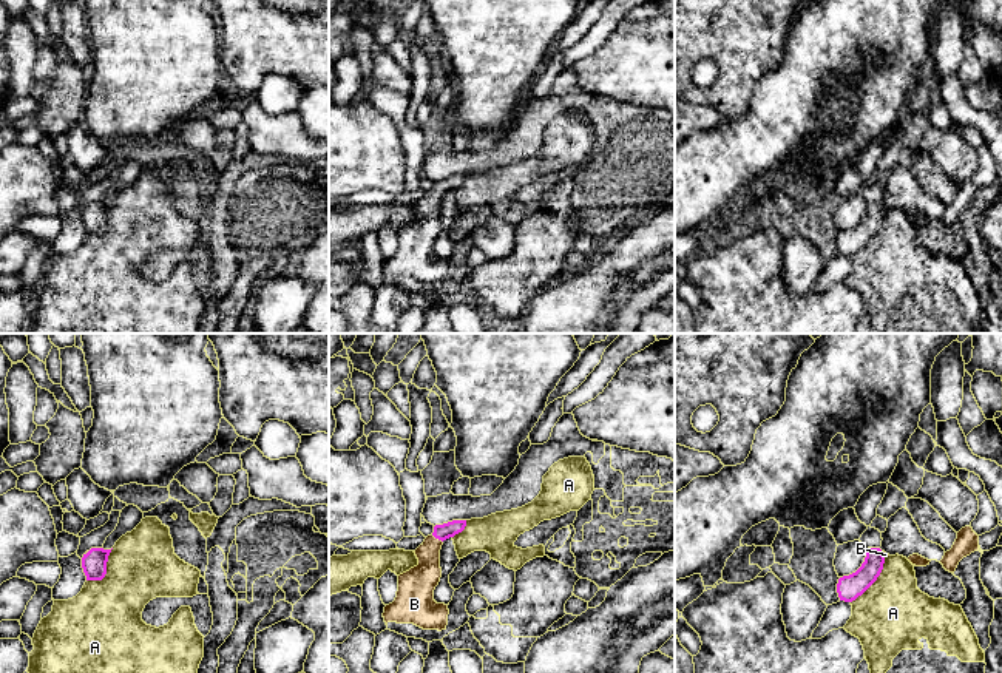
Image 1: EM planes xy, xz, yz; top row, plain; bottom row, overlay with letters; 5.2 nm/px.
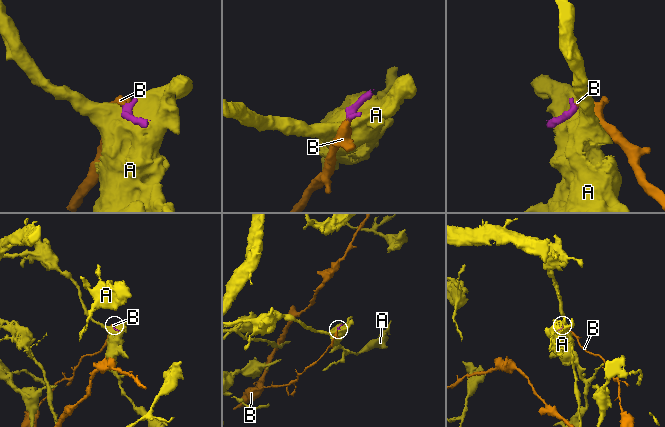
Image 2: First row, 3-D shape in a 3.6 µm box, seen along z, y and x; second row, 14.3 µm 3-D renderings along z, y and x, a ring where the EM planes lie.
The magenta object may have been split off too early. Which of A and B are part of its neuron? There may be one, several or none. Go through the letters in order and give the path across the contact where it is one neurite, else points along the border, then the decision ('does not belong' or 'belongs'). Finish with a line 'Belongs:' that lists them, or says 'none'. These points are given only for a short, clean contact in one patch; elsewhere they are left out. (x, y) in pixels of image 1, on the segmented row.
A: does not belong
B: runs through xz (448, 530), (437, 537), (420, 581); belongs
Belongs: B

